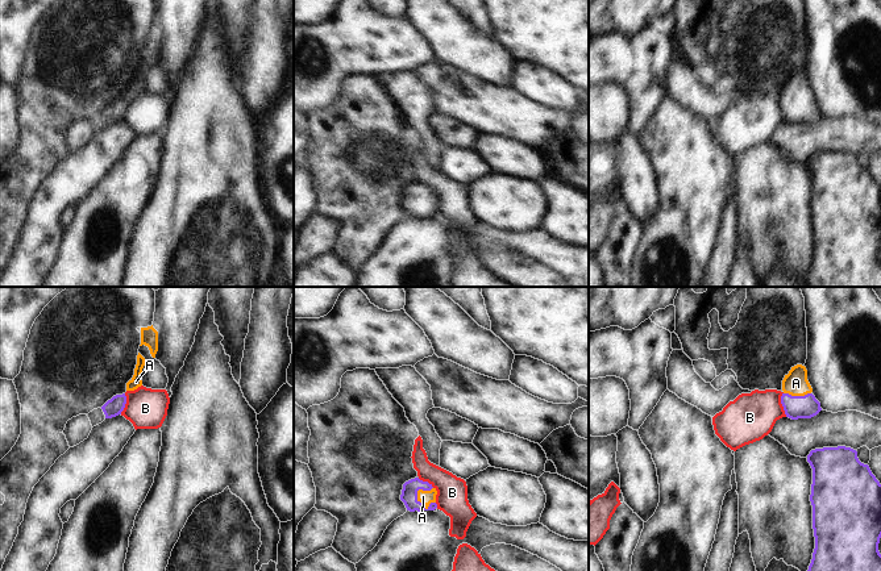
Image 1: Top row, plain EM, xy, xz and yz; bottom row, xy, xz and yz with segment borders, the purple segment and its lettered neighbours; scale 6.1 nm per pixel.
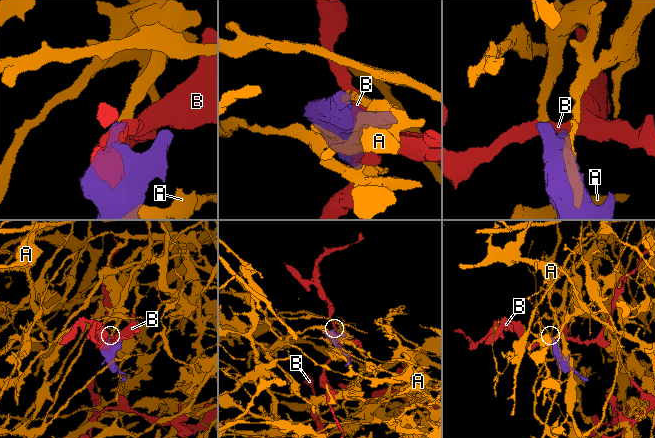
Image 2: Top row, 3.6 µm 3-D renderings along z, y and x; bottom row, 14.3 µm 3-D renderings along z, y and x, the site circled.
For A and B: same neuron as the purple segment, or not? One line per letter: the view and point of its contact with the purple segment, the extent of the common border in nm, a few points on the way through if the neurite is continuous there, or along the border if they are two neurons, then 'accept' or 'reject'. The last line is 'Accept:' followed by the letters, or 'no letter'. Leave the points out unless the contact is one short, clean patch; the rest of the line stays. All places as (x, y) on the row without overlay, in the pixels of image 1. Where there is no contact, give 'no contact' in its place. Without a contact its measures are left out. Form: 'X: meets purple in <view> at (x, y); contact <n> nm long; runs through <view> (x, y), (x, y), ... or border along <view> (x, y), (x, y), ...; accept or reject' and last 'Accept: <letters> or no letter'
A: meets purple in xz at (416, 199); contact 150 nm long; runs through xz (408, 201), (416, 199), (423, 201); accept
B: meets purple in yz at (781, 108); contact 150 nm long; border along yz (782, 98), (781, 111), (786, 121); reject
Accept: A

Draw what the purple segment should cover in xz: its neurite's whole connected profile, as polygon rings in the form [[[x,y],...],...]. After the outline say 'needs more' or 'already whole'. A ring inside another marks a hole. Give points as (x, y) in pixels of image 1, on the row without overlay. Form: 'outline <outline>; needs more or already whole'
outline [[[415,183],[403,189],[400,205],[410,217],[435,216],[437,213],[436,200],[437,196],[432,189]]]; needs more

